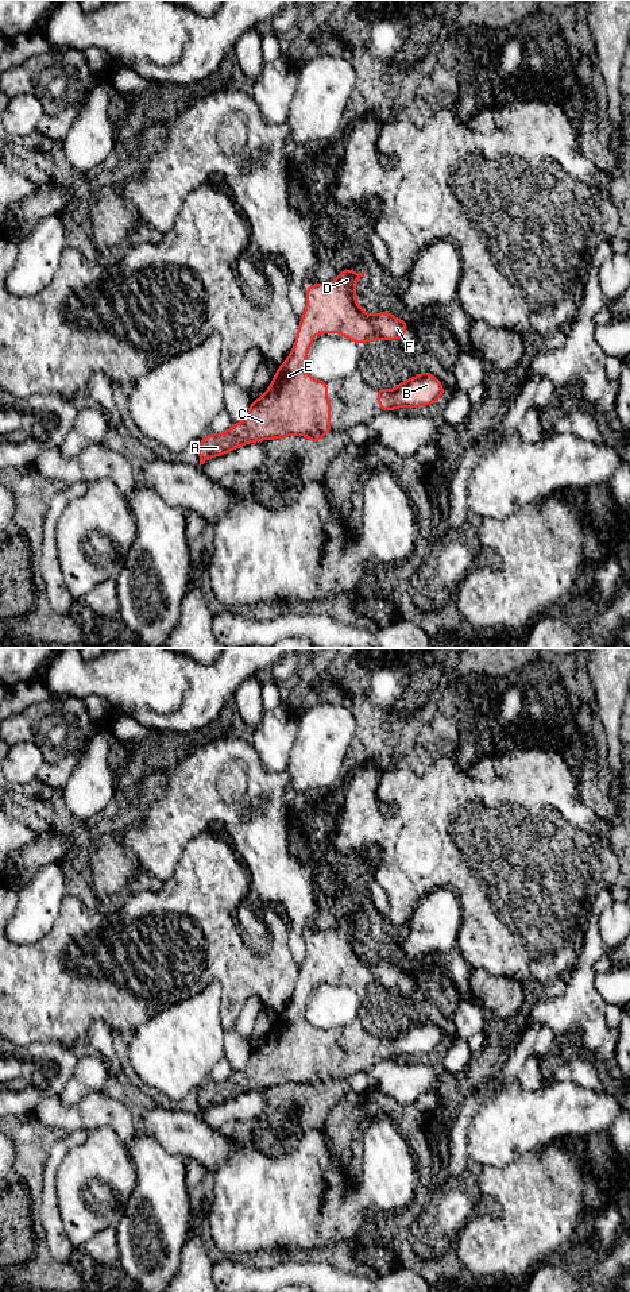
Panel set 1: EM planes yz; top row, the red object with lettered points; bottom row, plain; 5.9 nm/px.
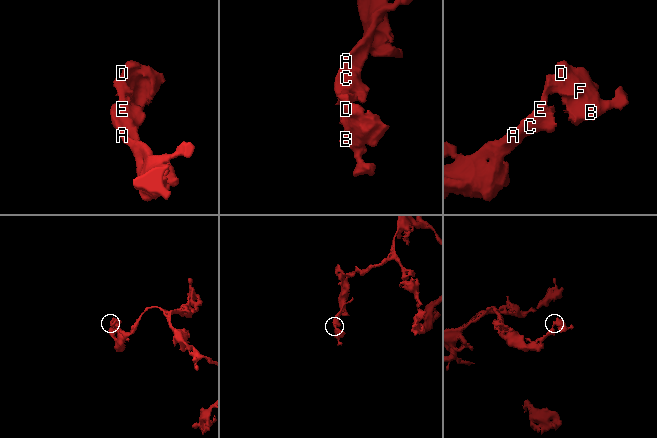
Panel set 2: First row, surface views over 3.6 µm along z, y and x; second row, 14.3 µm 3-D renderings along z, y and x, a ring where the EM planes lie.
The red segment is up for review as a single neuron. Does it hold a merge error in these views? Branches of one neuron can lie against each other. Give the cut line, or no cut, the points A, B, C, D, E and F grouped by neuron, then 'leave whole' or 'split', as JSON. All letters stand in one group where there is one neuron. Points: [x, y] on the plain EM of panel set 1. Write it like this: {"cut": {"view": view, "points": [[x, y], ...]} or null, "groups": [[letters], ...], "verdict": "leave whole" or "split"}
{"cut": null, "groups": [["A", "B", "C", "D", "E", "F"]], "verdict": "leave whole"}

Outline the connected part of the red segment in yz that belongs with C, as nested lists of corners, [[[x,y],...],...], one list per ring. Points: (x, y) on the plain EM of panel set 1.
[[[347,914],[344,919],[336,923],[333,930],[325,933],[316,930],[306,934],[306,956],[299,967],[299,976],[289,1006],[275,1019],[267,1040],[250,1052],[243,1069],[233,1071],[224,1081],[208,1081],[198,1091],[200,1114],[210,1106],[221,1104],[248,1091],[304,1083],[316,1092],[331,1081],[331,1048],[326,1045],[328,1029],[312,1026],[305,1017],[313,984],[340,979],[341,986],[347,986],[355,992],[370,991],[376,987],[389,990],[405,987],[409,975],[406,968],[398,968],[393,961],[380,959],[371,964],[357,953],[355,930],[360,925],[364,925],[364,919],[355,921]]]

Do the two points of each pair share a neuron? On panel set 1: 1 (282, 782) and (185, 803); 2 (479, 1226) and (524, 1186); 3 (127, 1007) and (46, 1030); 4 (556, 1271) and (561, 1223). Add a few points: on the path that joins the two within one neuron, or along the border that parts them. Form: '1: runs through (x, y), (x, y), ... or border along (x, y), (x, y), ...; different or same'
1: runs through (258, 795), (240, 809), (209, 809); same
2: runs through (494, 1226), (498, 1226), (524, 1200); same
3: runs through (107, 1007), (69, 1007), (66, 1010); same
4: border along (560, 1254), (545, 1260), (530, 1273); different

